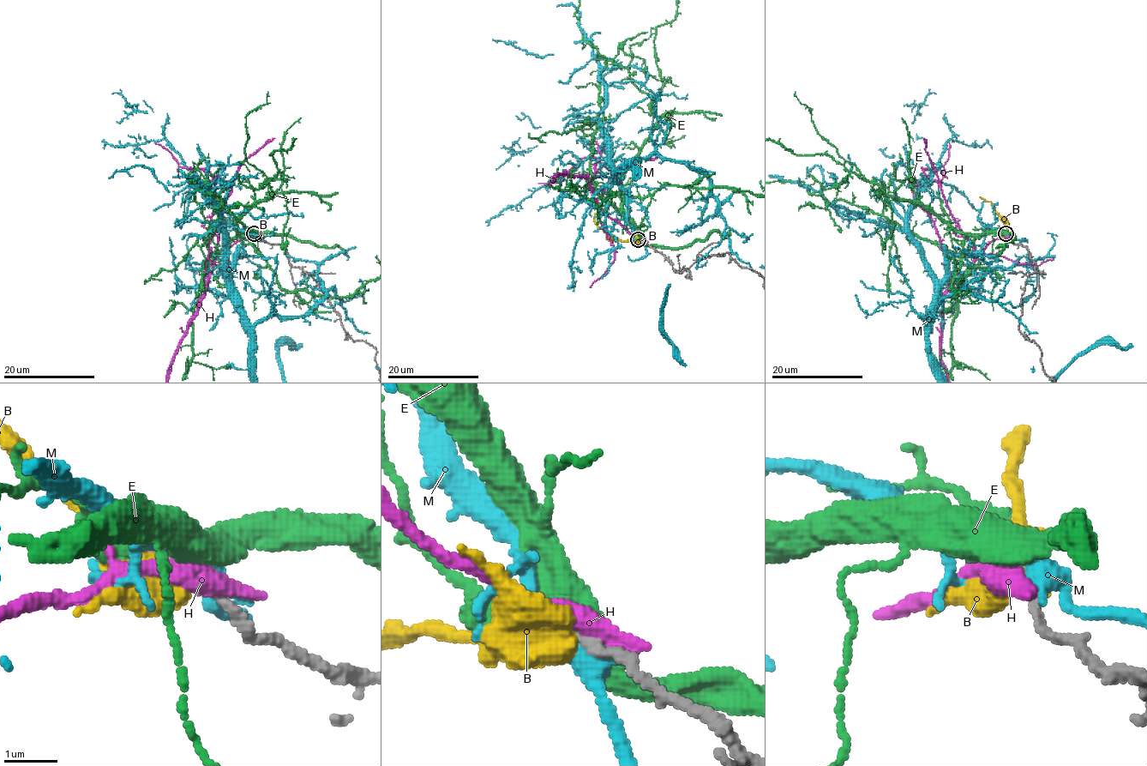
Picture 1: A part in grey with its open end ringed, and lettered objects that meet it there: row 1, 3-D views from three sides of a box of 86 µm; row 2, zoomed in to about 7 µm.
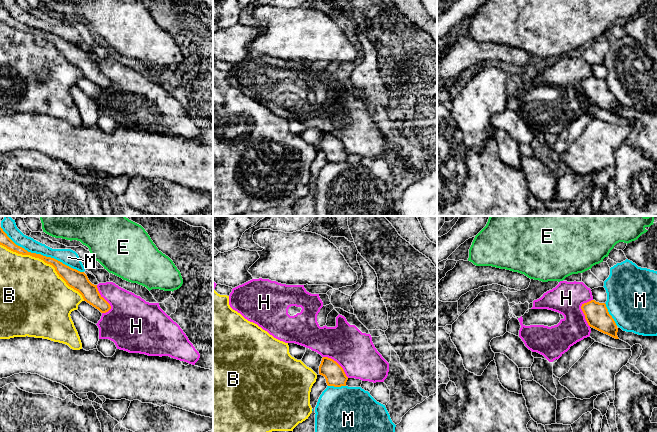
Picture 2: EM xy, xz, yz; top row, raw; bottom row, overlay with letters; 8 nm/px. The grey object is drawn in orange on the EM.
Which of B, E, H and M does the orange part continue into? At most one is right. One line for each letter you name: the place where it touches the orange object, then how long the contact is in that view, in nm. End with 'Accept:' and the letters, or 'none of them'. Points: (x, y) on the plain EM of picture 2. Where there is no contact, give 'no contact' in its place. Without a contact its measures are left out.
E: no contact
Accept: E

